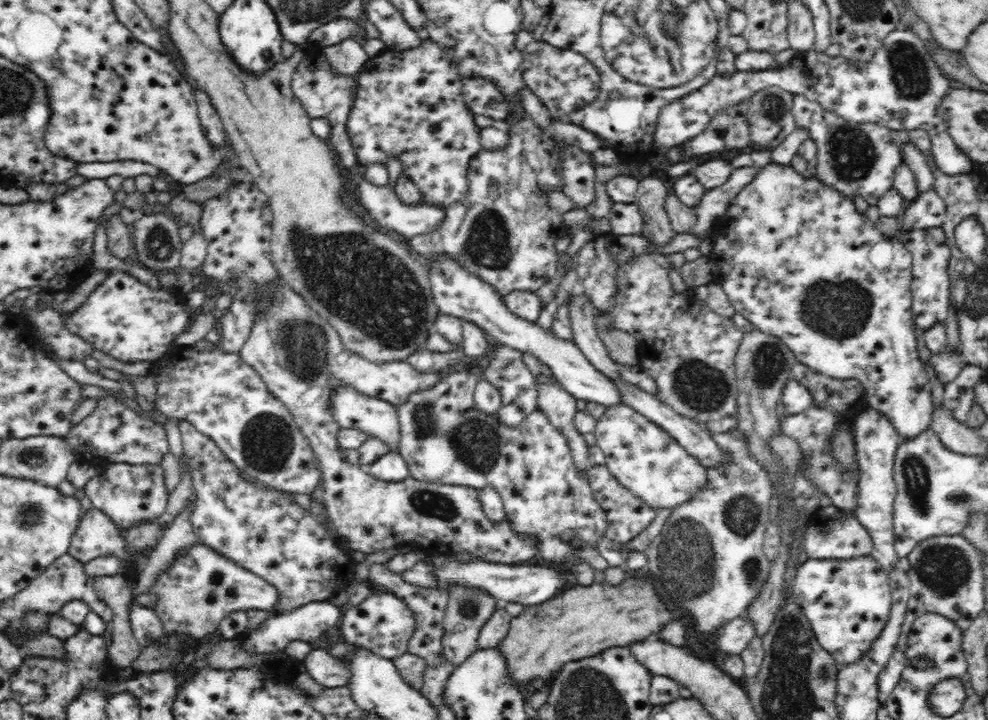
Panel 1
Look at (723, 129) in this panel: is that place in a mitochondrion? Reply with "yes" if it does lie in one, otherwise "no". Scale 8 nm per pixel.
yes

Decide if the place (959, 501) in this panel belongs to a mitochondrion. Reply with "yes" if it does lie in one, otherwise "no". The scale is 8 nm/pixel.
yes

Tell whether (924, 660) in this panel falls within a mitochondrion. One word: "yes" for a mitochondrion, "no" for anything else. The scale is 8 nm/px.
no

